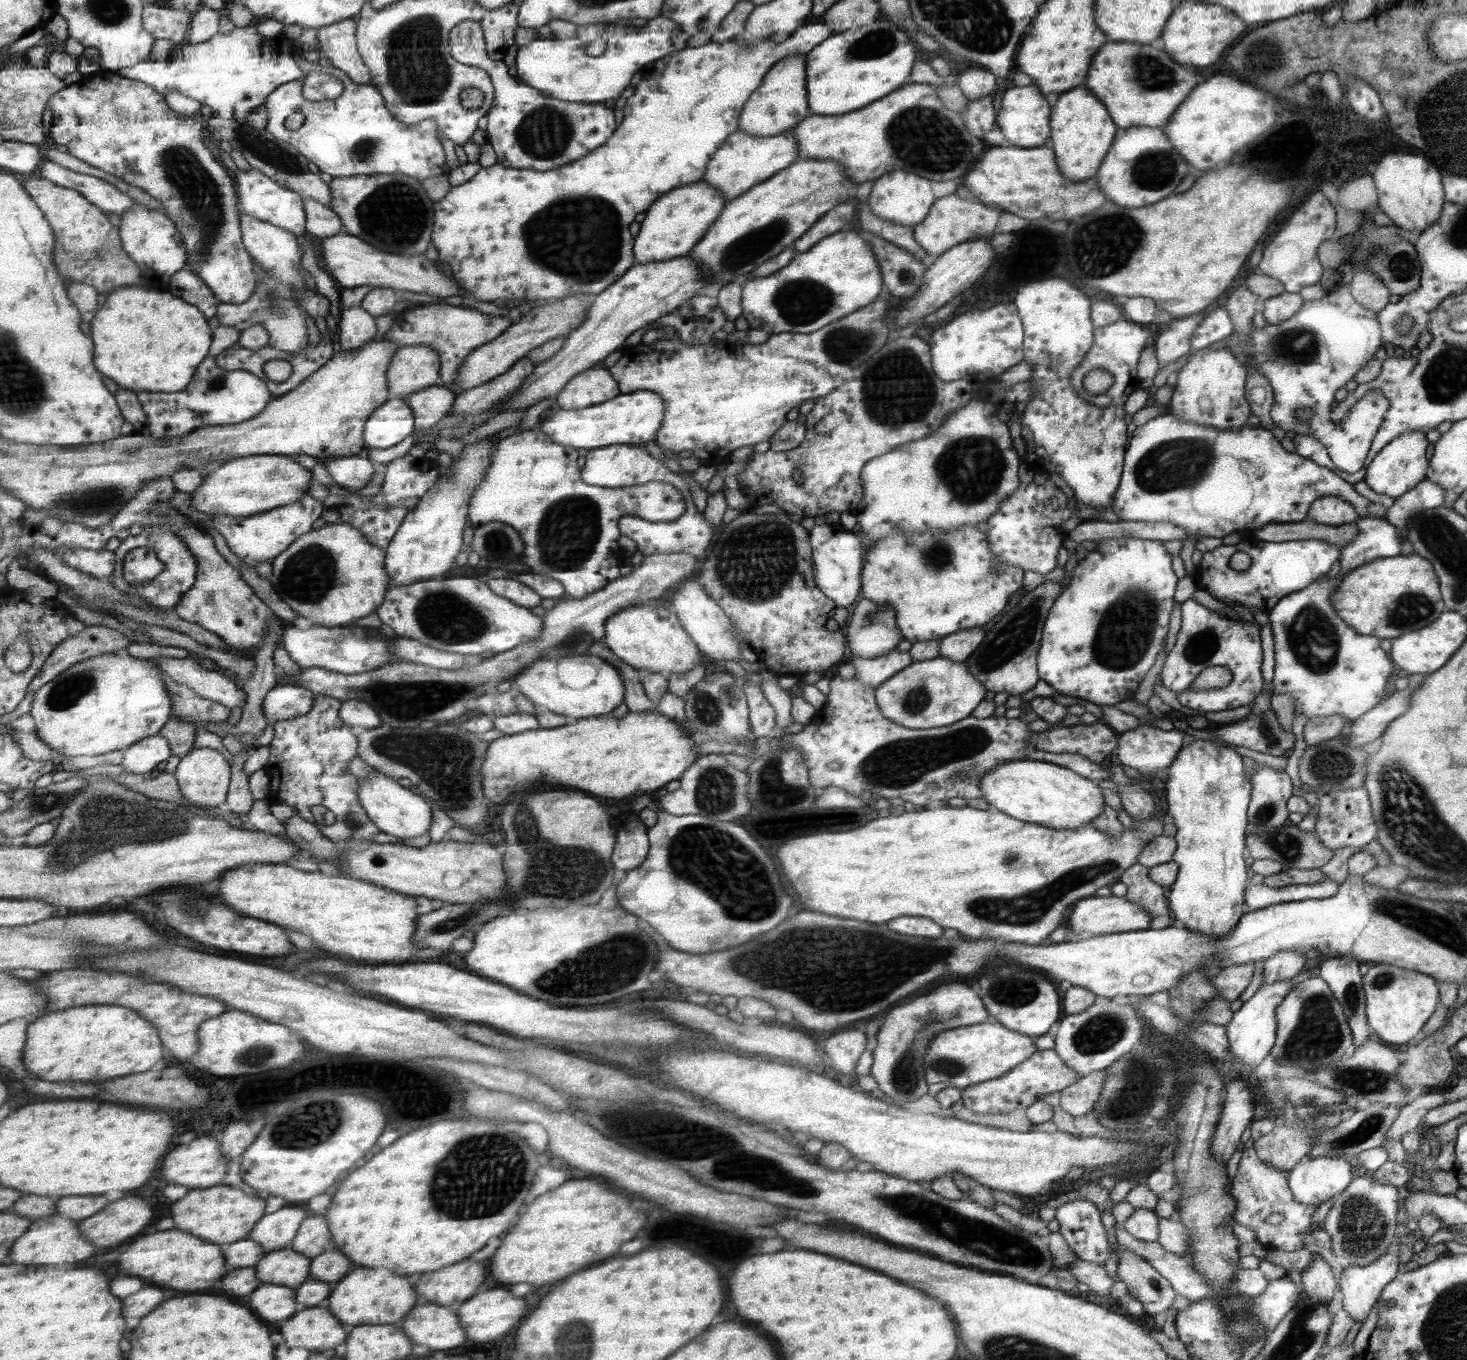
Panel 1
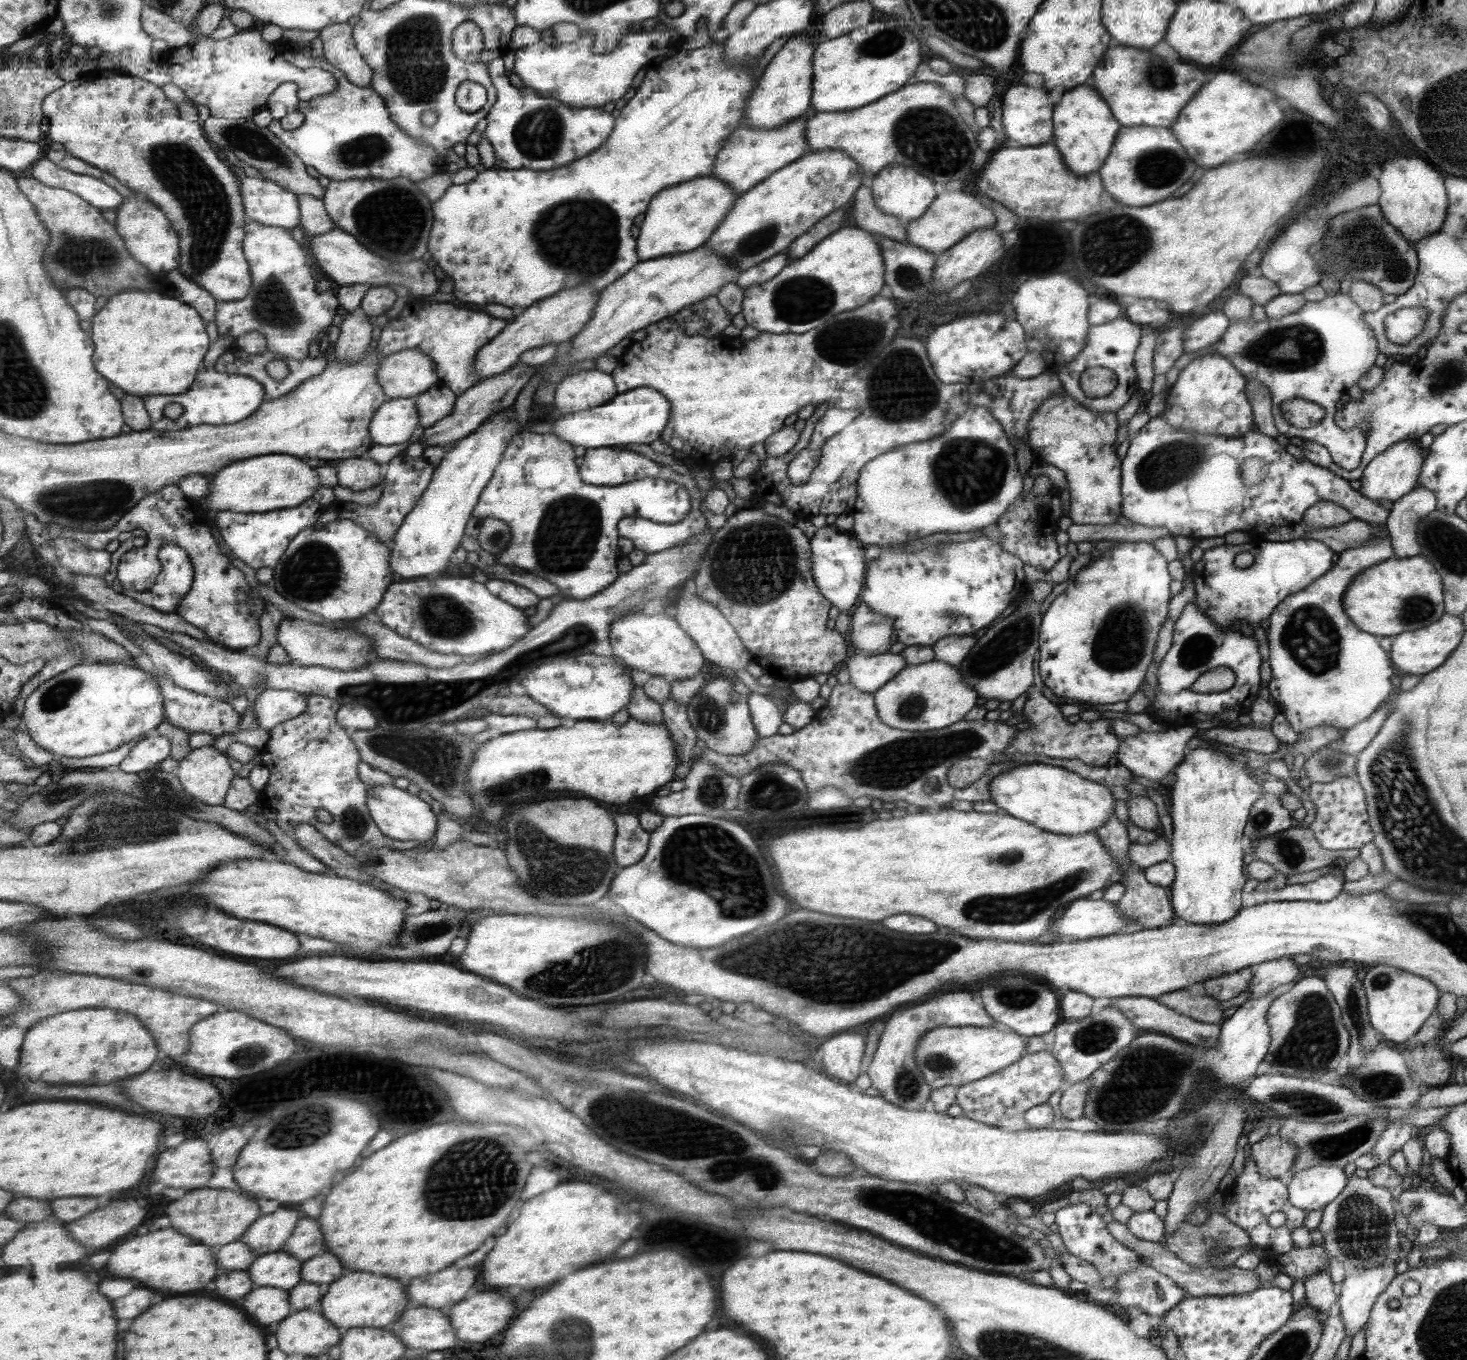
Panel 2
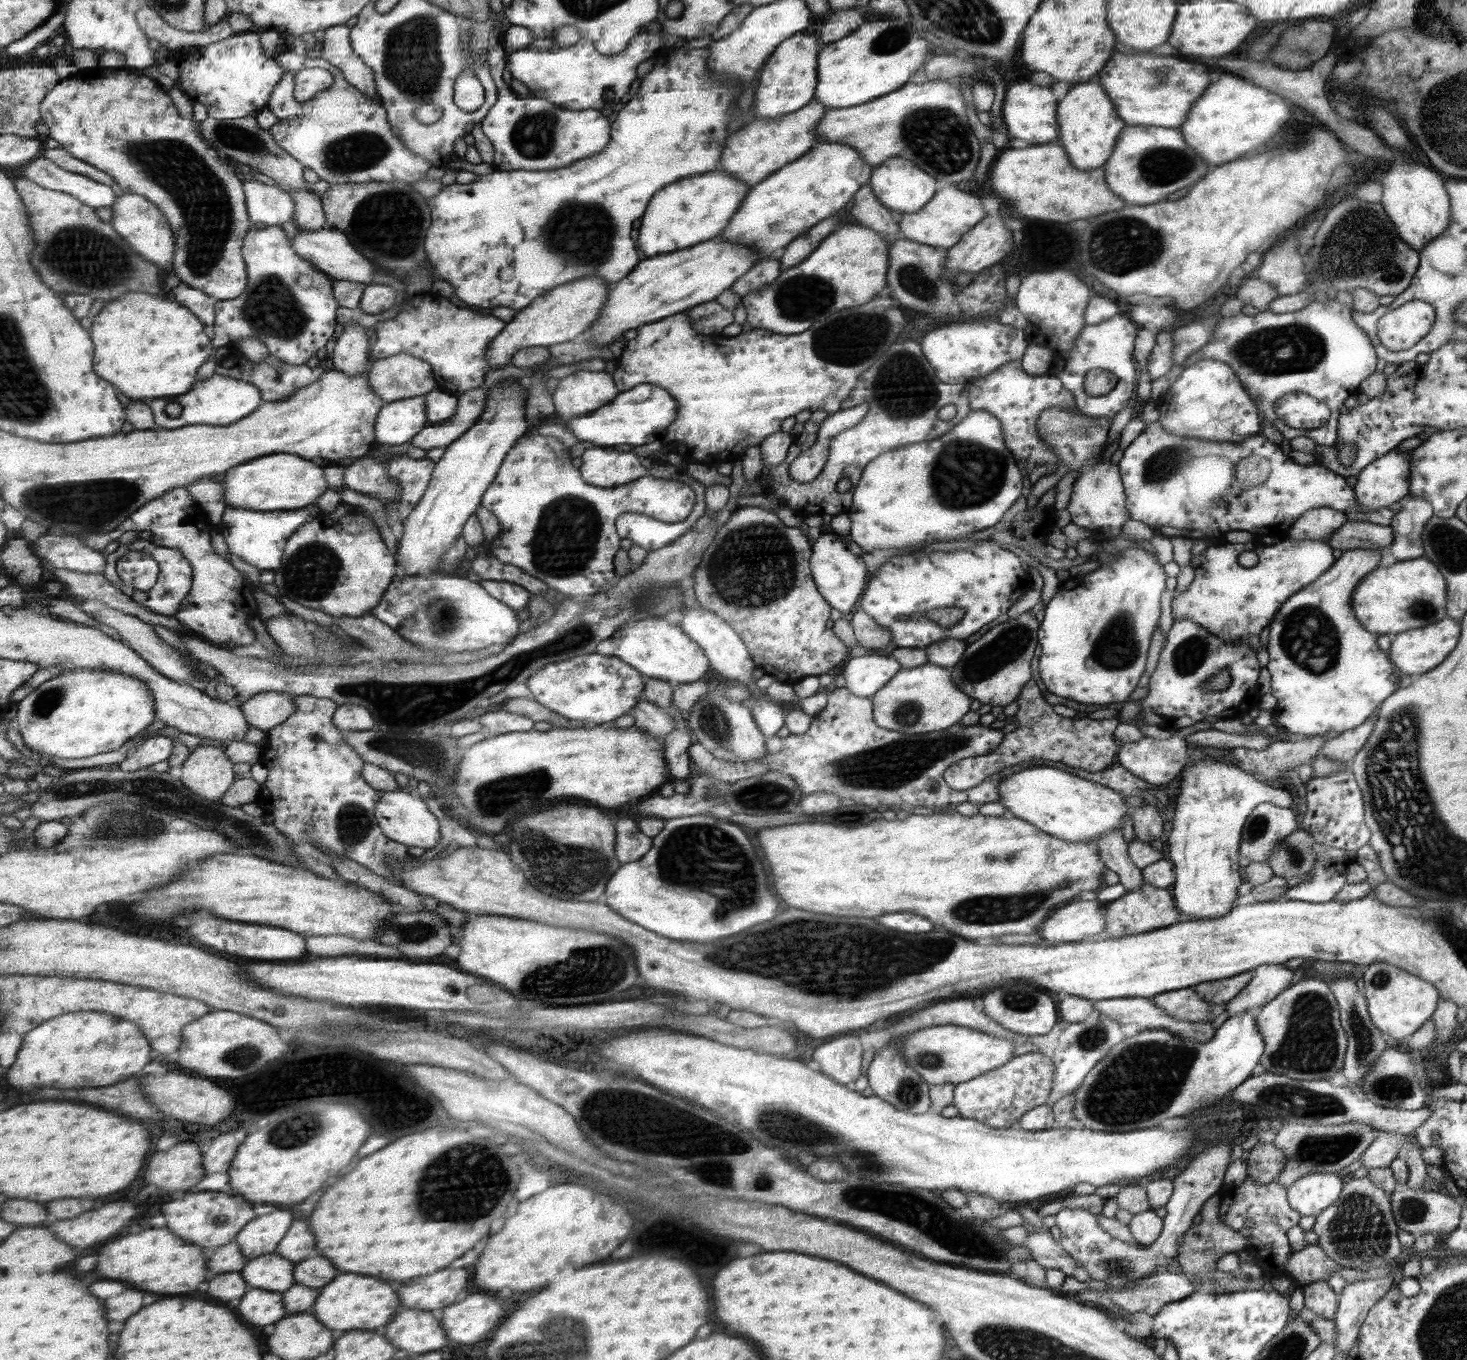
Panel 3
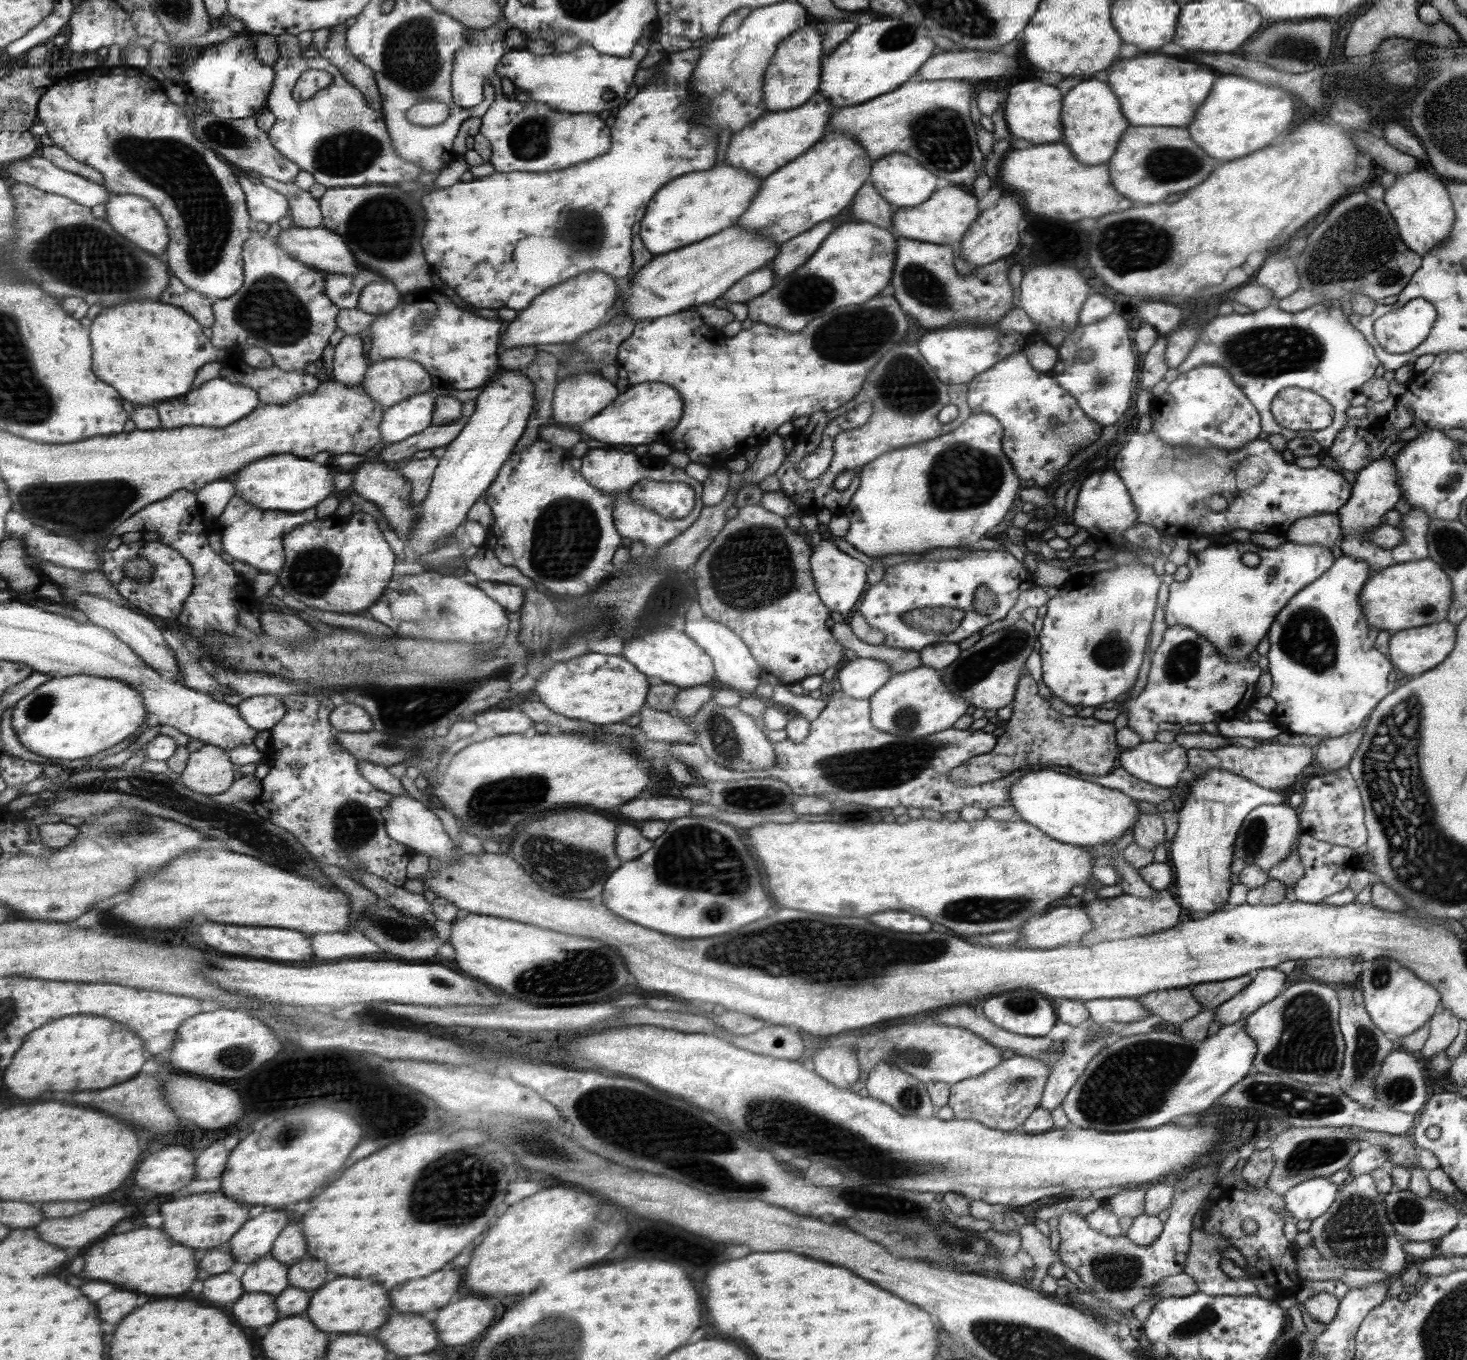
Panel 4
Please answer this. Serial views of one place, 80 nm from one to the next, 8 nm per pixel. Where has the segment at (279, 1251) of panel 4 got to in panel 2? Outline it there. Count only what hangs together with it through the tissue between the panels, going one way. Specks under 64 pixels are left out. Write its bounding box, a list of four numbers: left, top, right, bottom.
[284,1216,325,1260]

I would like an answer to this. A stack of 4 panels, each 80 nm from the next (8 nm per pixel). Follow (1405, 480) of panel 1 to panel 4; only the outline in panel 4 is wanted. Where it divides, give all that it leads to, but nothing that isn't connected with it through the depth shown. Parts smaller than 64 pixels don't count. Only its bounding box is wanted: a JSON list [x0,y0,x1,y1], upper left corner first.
[1336,457,1400,579]

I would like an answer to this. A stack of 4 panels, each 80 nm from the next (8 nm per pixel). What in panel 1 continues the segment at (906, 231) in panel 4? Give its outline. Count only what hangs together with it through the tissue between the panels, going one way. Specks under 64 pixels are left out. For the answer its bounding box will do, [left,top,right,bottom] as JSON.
[912,193,1000,259]

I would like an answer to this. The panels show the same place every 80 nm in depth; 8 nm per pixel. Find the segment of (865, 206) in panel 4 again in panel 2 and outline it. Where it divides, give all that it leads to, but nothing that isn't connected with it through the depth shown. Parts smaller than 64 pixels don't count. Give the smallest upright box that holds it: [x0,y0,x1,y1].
[853,183,906,242]

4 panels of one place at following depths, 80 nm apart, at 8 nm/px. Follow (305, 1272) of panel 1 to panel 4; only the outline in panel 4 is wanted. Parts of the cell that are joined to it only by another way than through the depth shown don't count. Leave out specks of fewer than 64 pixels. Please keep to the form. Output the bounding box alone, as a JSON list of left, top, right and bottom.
[241,1253,290,1296]

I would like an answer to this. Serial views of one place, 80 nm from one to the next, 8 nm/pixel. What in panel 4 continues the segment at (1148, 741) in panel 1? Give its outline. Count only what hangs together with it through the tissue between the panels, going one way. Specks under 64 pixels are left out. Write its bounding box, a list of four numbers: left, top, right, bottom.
[1120,742,1188,788]

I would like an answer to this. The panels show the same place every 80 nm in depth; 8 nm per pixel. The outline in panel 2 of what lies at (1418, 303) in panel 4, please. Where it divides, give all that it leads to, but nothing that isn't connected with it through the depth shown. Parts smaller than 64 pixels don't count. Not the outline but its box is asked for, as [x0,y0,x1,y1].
[1385,308,1427,345]

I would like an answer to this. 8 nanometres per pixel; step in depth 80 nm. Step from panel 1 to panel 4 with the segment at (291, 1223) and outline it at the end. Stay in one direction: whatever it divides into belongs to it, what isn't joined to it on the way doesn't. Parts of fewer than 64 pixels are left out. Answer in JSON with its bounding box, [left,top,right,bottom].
[230,1209,289,1265]

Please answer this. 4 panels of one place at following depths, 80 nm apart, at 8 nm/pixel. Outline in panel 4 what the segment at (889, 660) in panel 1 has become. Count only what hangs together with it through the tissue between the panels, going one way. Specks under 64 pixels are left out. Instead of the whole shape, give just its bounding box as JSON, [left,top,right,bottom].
[835,657,890,700]

